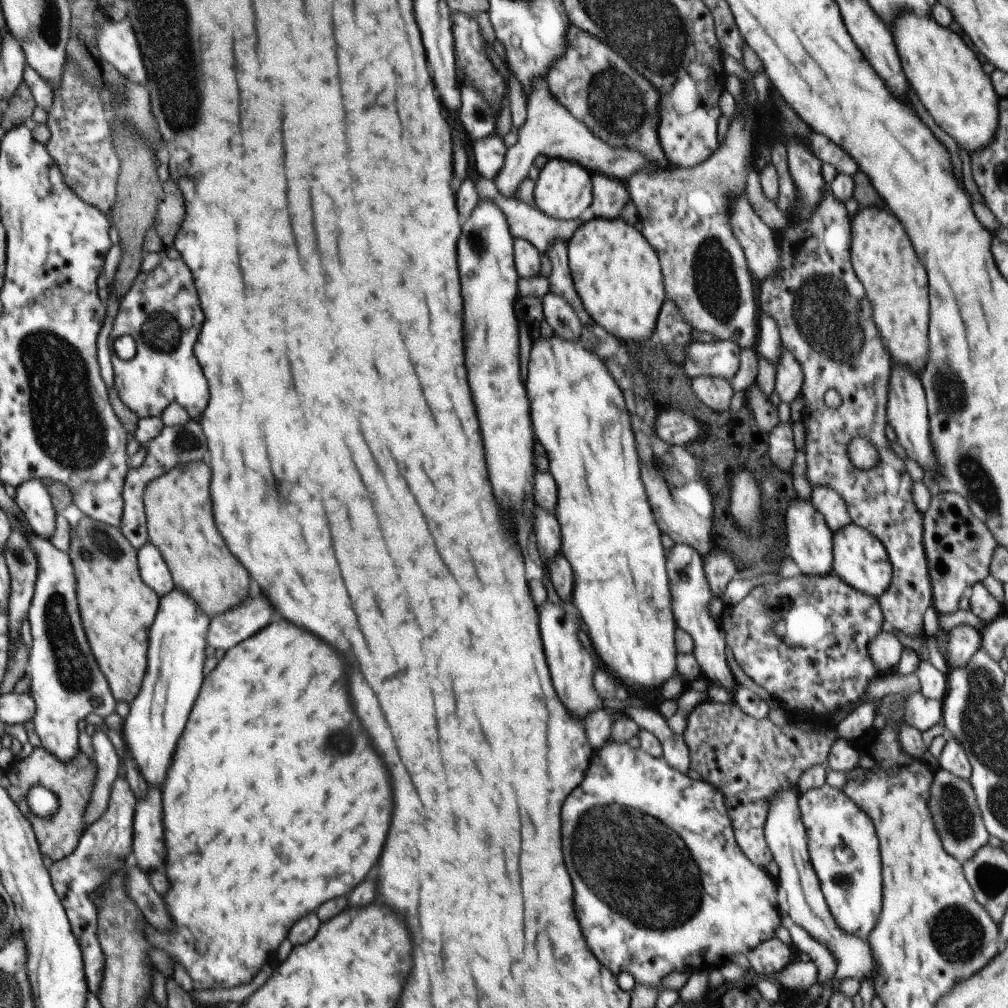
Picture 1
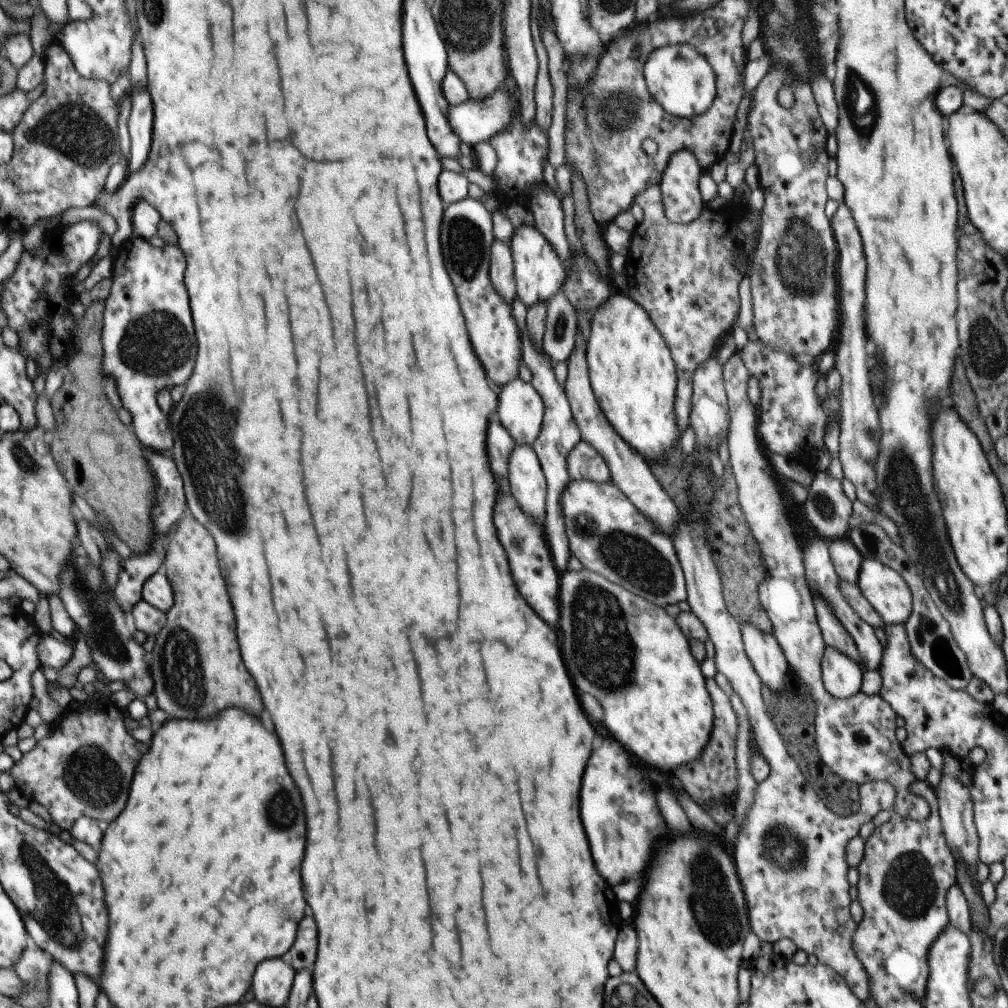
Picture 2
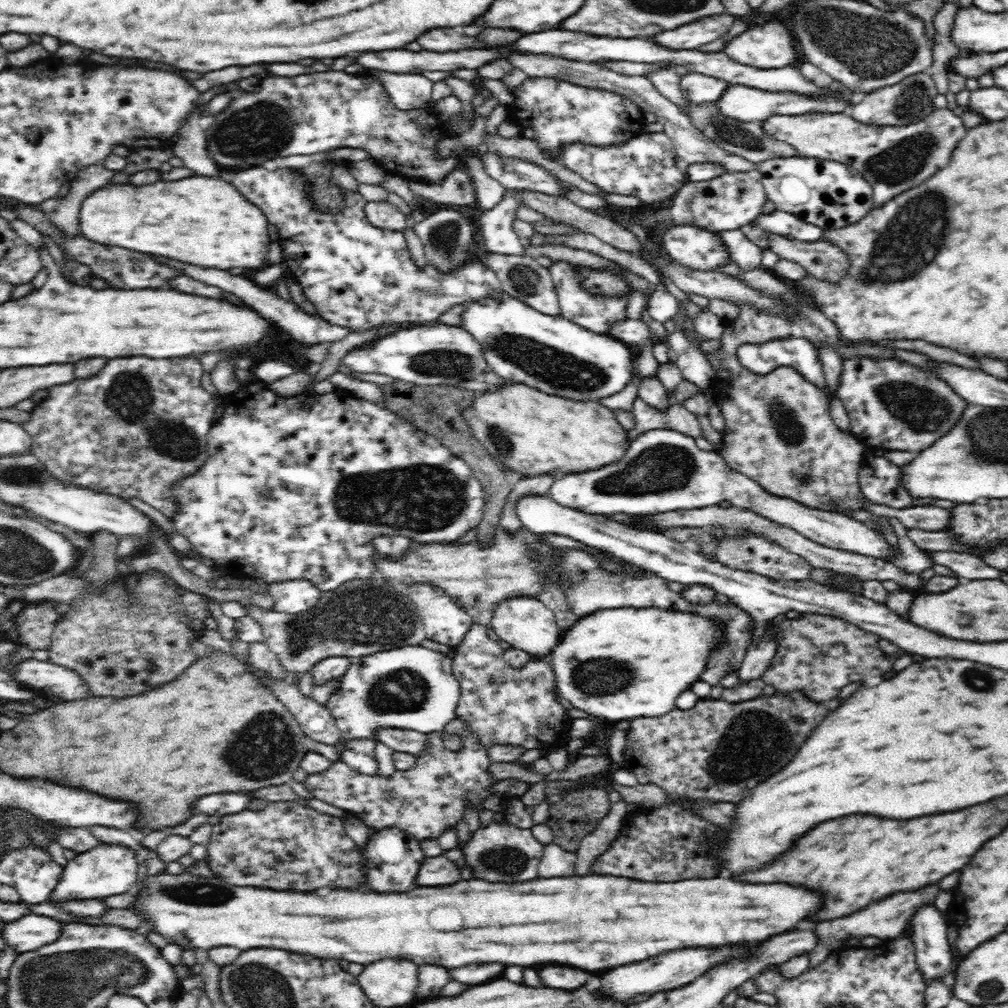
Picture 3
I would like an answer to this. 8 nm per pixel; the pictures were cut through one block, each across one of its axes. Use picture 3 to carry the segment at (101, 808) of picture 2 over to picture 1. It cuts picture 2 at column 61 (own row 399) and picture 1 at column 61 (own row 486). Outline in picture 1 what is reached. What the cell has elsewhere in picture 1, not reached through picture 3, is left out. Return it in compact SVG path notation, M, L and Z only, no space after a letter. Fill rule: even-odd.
M35 746L25 759L13 760L3 774L10 782L6 793L10 795L17 808L22 808L25 818L32 826L42 856L47 856L53 863L65 858L77 846L79 834L83 832L82 812L90 799L90 791L96 776L95 766L89 763L87 757L79 749L74 759L69 763L63 763L43 747ZM35 785L52 792L57 799L57 810L50 817L38 817L28 808L22 807L28 788Z

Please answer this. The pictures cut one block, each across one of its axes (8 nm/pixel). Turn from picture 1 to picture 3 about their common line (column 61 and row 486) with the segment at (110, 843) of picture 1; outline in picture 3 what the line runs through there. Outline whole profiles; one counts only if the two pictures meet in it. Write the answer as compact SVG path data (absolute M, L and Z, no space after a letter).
M878 452L862 458L857 483L865 500L904 510L914 507L917 498L904 487L902 478L902 467Z

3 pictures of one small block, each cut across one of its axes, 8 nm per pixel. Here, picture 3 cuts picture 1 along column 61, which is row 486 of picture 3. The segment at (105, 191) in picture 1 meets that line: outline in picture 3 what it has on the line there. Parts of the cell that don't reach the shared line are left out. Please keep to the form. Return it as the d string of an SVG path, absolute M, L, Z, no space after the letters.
M134 356L108 359L108 364L95 376L76 378L71 383L52 386L48 400L44 400L42 404L36 405L30 411L30 420L24 424L24 428L33 440L31 452L44 465L52 480L57 480L62 484L71 484L76 488L87 488L100 494L117 496L124 501L136 498L140 502L146 502L148 506L156 508L166 518L172 519L180 510L180 501L174 495L176 484L182 478L188 478L188 476L196 474L208 458L207 434L211 429L210 421L215 414L216 403L214 403L213 395L200 386L200 378L203 373L204 370L198 358L152 359L147 356Z

